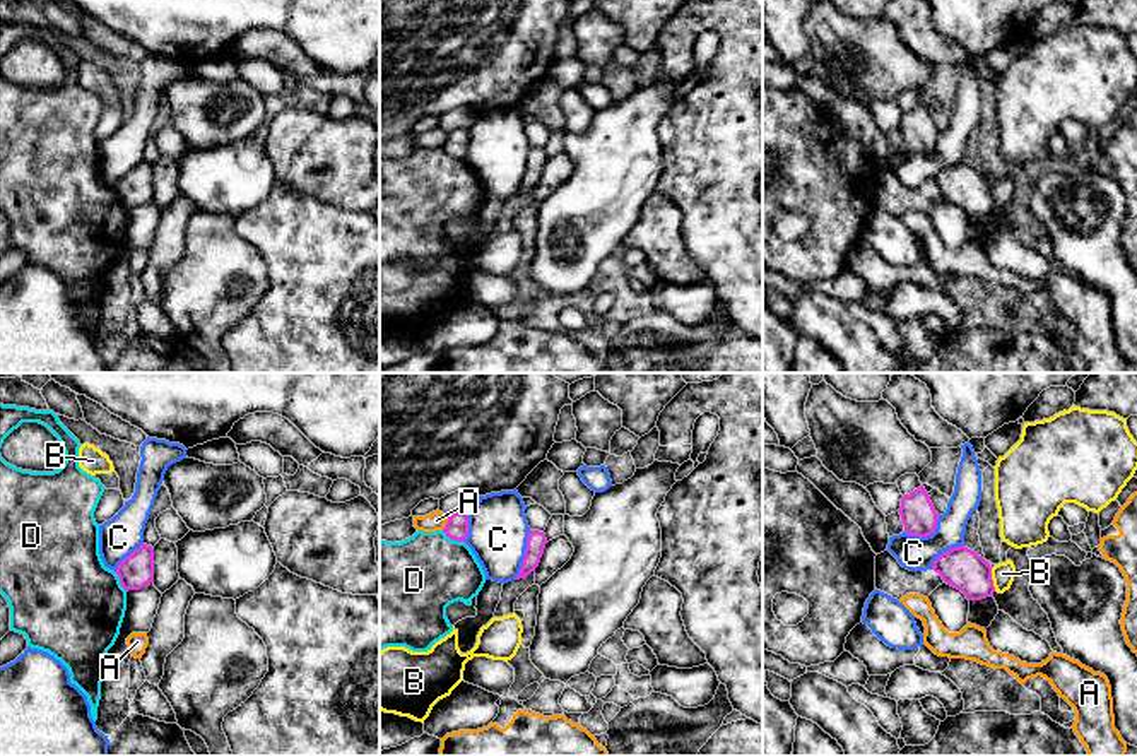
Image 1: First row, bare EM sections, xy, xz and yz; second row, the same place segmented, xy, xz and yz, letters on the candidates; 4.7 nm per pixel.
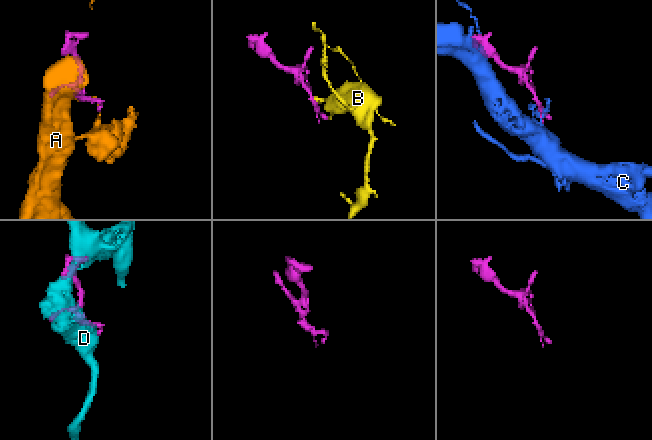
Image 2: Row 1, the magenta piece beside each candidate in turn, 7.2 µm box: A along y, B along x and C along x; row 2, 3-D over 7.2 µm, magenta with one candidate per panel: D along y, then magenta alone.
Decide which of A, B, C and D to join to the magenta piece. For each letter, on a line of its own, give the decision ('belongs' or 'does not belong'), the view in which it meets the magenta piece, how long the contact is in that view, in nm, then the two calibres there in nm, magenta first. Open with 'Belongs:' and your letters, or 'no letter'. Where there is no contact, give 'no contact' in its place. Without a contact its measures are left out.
Belongs: no letter
A: does not belong; meets magenta in xz; contact 70 nm long; 110 nm thick on the magenta side, 90 nm on the other
B: does not belong; meets magenta in yz; contact 110 nm long; 190 nm thick on the magenta side, 110 nm on the other
C: does not belong; meets magenta in xz; contact 240 nm long; 90 nm thick on the magenta side, 280 nm on the other
D: does not belong; meets magenta in xz; contact 130 nm long; 110 nm thick on the magenta side, 380 nm on the other

